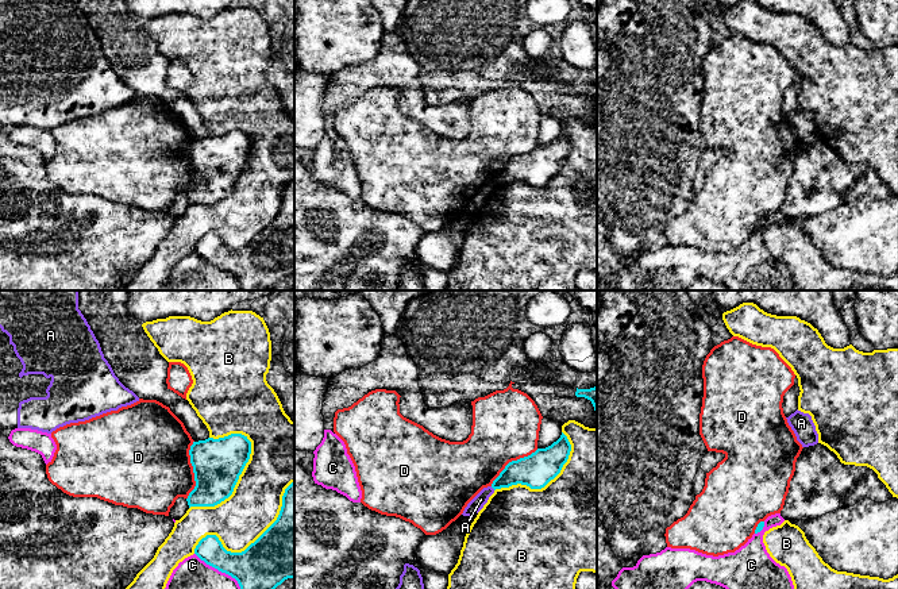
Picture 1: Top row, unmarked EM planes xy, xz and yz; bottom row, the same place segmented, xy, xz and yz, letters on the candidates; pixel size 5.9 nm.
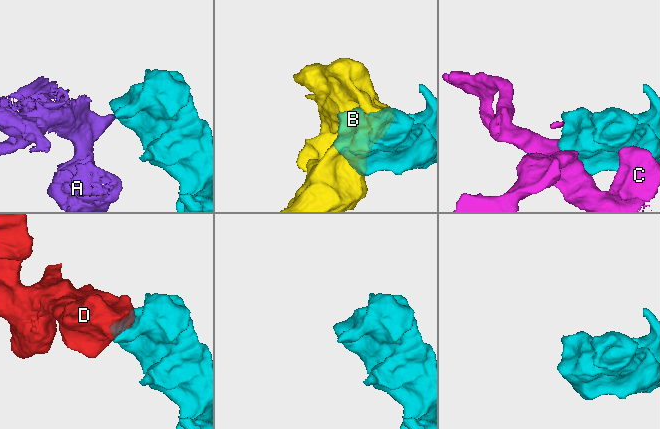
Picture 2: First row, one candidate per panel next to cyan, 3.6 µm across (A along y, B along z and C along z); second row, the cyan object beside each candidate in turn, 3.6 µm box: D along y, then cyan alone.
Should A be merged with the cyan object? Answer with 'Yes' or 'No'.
No

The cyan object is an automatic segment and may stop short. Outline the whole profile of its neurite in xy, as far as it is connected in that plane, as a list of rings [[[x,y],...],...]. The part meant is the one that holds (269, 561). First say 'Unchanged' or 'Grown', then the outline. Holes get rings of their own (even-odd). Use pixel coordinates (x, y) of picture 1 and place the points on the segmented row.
Unchanged. [[[294,482],[282,496],[277,520],[244,551],[227,551],[216,535],[207,535],[194,548],[207,565],[235,578],[240,589],[275,589],[288,578],[294,578]]]

